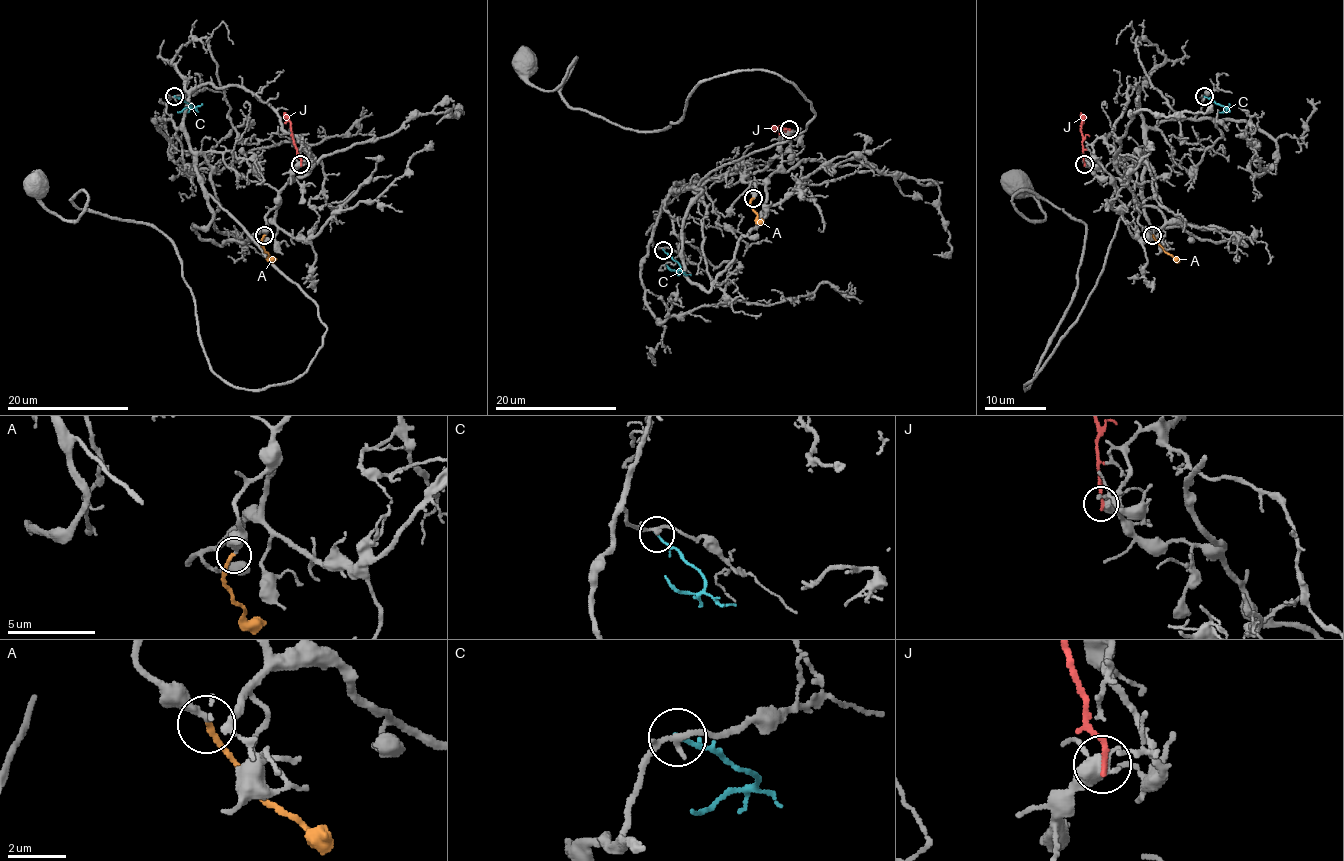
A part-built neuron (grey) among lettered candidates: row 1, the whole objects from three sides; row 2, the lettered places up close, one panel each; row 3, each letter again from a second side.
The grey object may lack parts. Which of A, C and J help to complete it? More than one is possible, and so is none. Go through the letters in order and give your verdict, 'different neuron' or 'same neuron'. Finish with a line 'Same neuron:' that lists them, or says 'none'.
A: same neuron
C: different neuron
J: different neuron
Same neuron: A

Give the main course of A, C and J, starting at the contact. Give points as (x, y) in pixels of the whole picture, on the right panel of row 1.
A: (1152, 235), (1161, 247), (1179, 261)
C: (1204, 96), (1225, 108), (1219, 111)
J: (1083, 163), (1080, 113)

